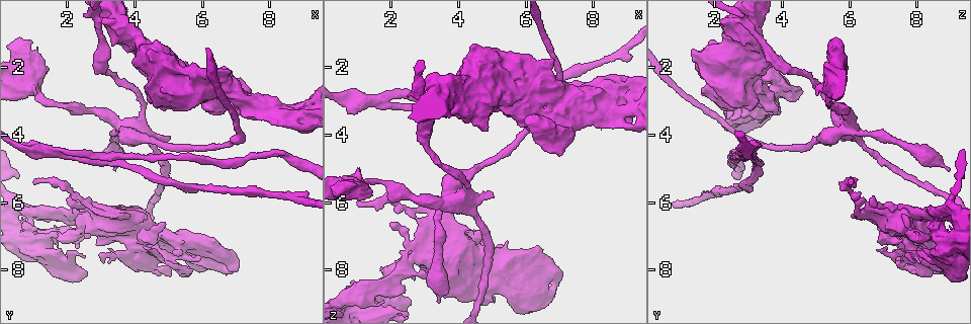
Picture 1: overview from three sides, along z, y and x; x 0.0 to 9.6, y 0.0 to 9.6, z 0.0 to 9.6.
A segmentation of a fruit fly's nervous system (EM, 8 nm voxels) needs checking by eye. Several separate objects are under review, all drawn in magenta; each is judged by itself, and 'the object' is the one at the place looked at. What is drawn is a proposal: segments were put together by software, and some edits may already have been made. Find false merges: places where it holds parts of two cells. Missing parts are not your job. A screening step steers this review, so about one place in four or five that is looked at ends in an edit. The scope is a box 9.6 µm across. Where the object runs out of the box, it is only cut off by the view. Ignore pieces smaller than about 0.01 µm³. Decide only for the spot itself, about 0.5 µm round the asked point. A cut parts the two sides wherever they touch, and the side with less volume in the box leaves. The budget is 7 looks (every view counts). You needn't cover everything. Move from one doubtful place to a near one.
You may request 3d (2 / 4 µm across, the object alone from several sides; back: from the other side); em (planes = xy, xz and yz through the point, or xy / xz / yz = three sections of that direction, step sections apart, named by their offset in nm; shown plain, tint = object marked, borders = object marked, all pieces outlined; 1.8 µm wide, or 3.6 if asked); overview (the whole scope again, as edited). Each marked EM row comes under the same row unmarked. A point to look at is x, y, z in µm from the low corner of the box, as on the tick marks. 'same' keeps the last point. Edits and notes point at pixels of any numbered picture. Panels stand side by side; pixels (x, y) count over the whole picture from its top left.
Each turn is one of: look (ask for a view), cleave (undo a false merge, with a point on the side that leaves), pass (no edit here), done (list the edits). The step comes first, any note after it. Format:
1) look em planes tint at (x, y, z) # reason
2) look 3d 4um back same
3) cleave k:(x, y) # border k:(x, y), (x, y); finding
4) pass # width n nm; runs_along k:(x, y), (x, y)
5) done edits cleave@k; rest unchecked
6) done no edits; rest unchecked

look em 3.6um yz step 16 tint at (0.90, 7.25, 9.00) # sharp bend

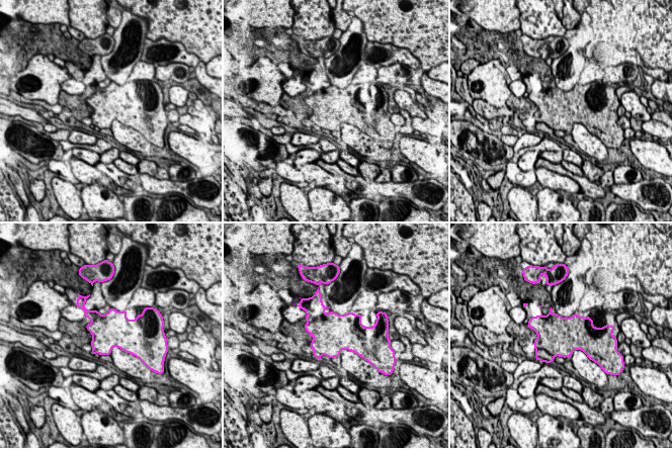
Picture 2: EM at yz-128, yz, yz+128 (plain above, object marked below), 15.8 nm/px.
pass # continuous, no second cell

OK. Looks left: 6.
look 3d 4um back at (3.75, 6.85, 8.40) # thick turns thin

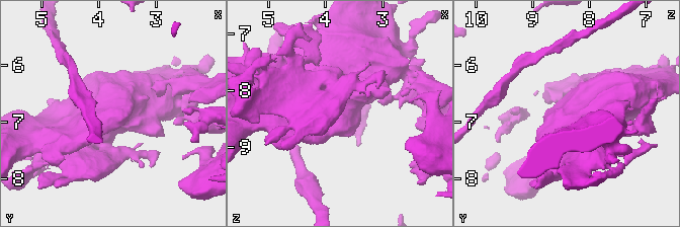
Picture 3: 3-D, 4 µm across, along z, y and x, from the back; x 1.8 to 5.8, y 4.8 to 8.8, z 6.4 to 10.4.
look em 3.6um planes tint at (3.70, 6.80, 8.40) # now the EM

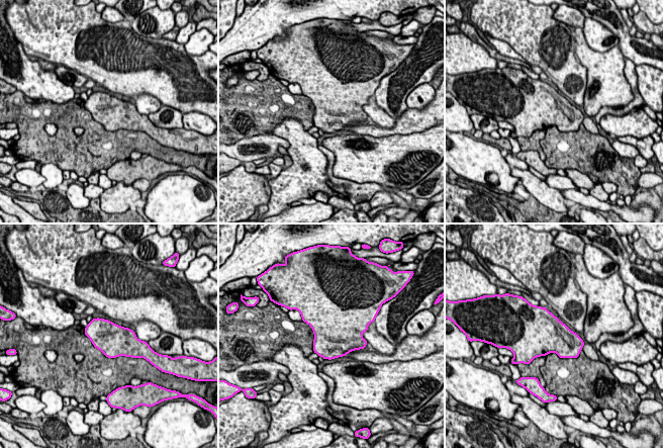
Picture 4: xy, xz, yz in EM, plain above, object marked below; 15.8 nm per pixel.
pass # one cell here

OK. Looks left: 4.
look 3d 2um at (2.85, 6.30, 6.25) # a narrow waist

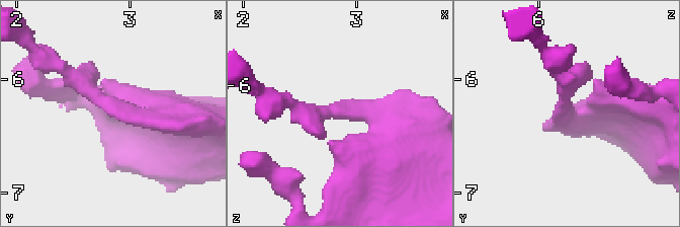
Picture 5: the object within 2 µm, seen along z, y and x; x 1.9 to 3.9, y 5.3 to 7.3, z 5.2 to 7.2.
look em yz step 16 tint at (2.82, 6.32, 6.24) # shape alone is not enough

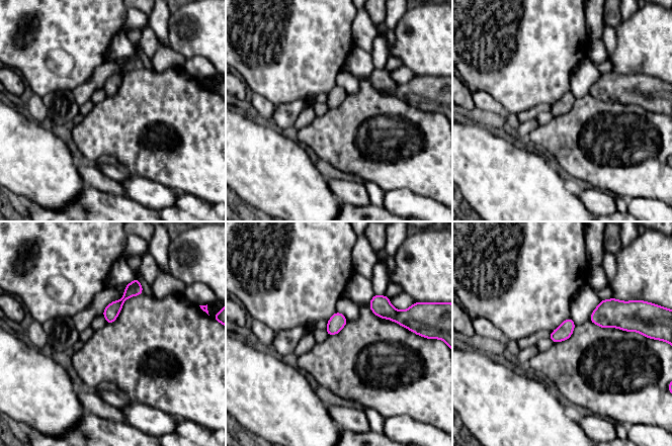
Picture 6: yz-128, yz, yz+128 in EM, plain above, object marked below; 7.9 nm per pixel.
look em planes tint same

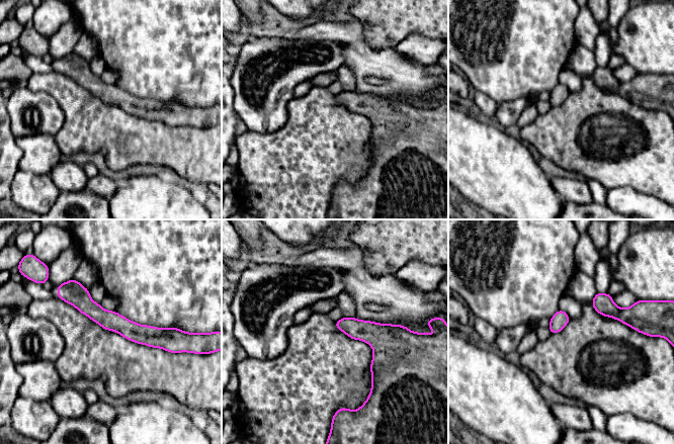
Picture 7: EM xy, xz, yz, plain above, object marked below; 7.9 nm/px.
pass # runs_along 7:(62, 294), (168, 344); one cell here

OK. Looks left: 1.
done no edits; rest unchecked

